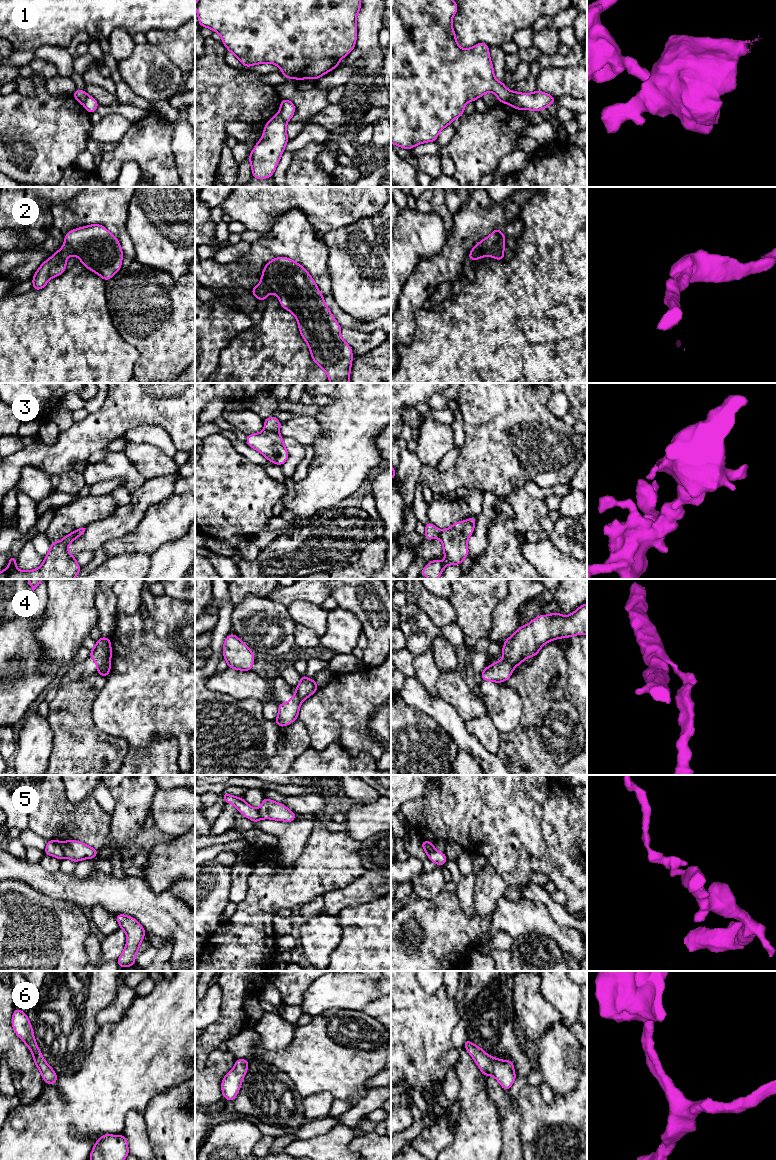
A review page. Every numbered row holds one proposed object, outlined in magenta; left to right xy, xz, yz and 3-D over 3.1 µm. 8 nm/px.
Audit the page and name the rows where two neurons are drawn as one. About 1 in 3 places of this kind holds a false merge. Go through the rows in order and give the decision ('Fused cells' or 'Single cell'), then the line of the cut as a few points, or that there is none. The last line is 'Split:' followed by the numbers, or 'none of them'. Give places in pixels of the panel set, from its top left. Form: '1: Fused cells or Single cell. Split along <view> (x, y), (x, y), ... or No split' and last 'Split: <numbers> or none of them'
1: Fused cells. Split along yz (512, 91), (513, 98), (521, 108)
2: Single cell. No split
3: Fused cells. Split along xz (265, 429), (277, 432)
4: Fused cells. Split along xy (110, 657), (97, 667)
5: Fused cells. Split along xy (60, 842), (65, 855)
6: Single cell. No split
Split: 1, 3, 4, 5

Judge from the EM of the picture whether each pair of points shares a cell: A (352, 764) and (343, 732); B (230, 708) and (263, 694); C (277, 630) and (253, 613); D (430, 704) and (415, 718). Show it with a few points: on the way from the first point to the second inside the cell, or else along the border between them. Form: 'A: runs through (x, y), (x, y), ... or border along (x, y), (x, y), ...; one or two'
A: border along (327, 745), (372, 757); two
B: border along (229, 695), (237, 699), (259, 699), (263, 702); two
C: runs through (271, 630), (259, 619); one
D: border along (402, 698), (408, 705), (423, 711), (440, 726); two

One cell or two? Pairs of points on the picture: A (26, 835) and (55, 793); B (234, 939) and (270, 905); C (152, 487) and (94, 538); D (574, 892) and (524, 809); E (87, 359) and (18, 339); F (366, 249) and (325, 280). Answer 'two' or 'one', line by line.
A: two
B: one
C: one
D: one
E: one
F: two

